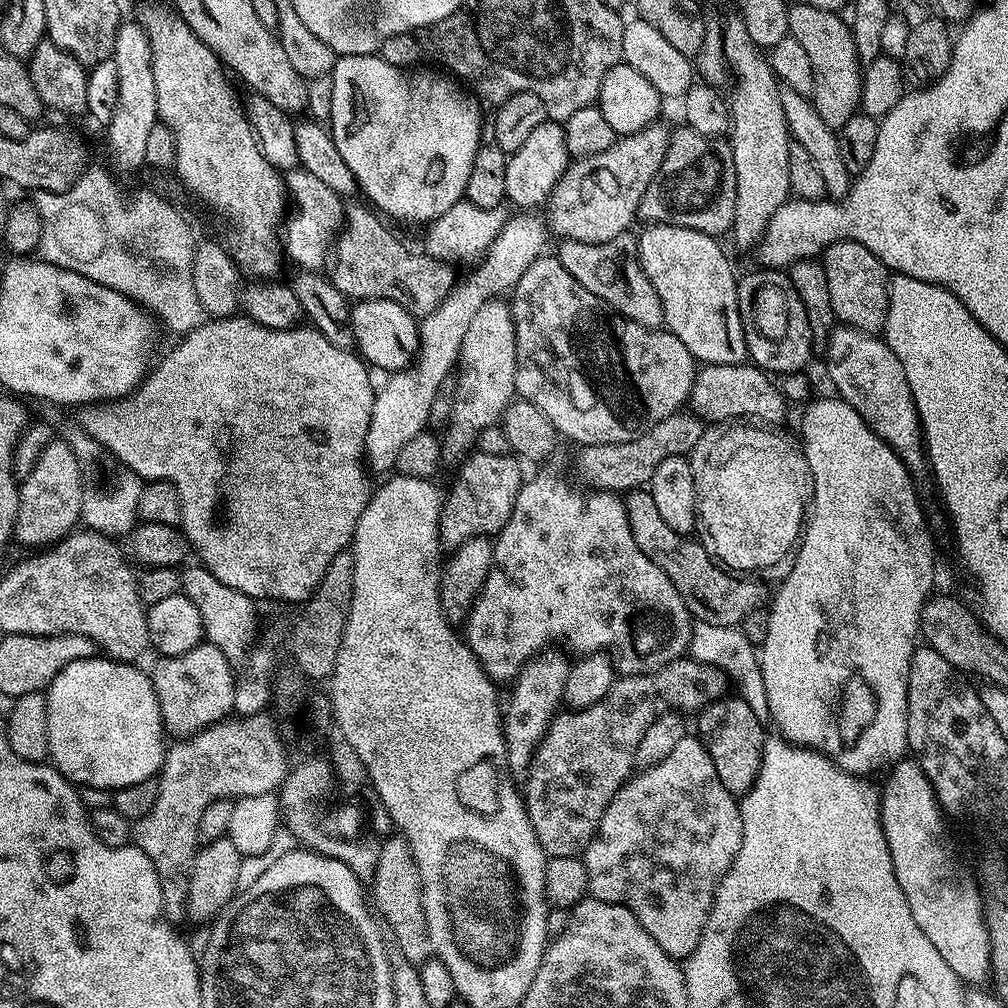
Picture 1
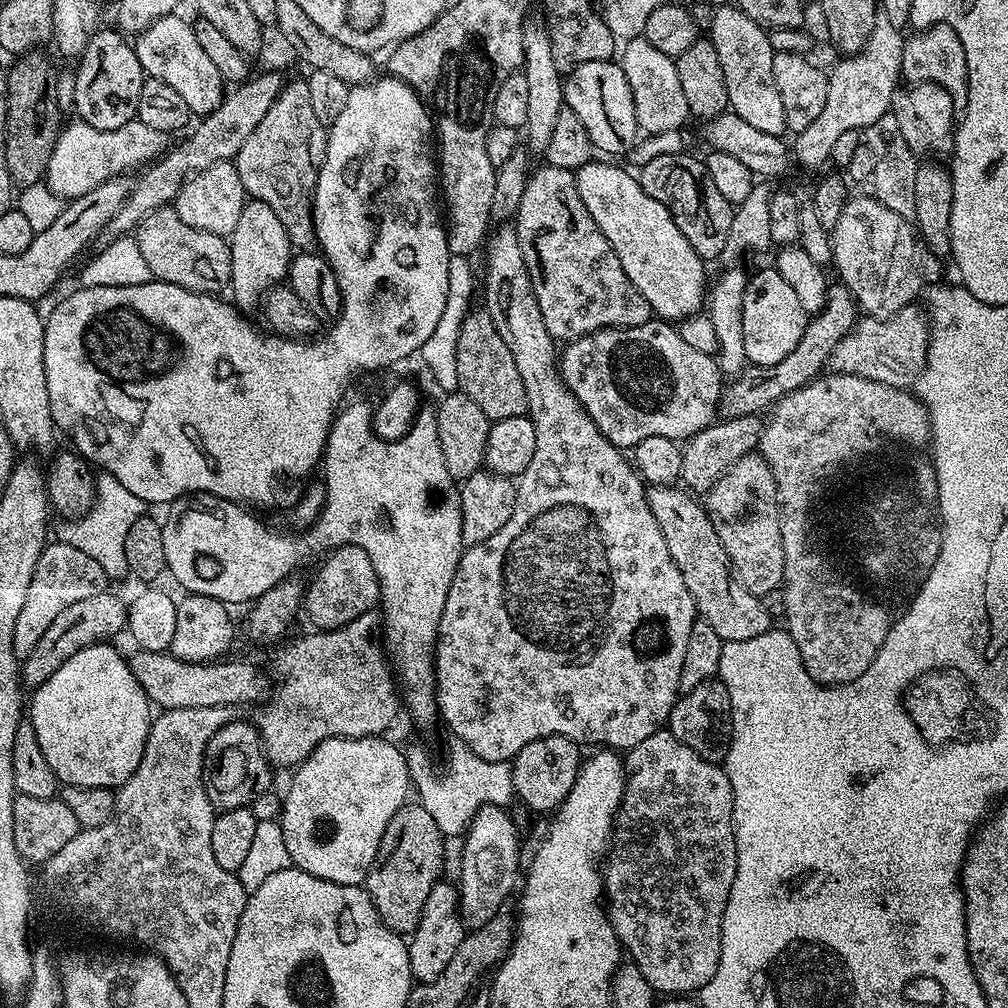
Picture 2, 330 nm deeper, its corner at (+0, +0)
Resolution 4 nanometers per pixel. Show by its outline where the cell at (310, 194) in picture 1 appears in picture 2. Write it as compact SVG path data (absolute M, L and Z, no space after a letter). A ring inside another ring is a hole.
M135 119L118 126L118 130L98 130L83 122L75 122L63 129L56 139L46 173L48 189L61 201L77 200L82 194L90 194L94 186L102 186L115 176L131 173L131 168L143 169L159 160L170 148L169 133L154 130L146 122Z

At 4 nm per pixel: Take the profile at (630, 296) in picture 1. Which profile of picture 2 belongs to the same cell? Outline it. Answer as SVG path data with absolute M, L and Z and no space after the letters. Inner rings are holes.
M545 163L526 182L522 202L514 217L518 246L526 258L526 270L542 310L542 322L557 342L577 340L603 328L633 328L653 319L652 308L638 286L626 278L618 254L590 218L590 210L578 198L576 174Z

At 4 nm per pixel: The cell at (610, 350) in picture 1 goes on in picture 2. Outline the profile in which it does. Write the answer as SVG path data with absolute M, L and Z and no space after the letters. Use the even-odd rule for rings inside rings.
M659 318L633 328L603 328L563 345L558 356L560 377L574 394L600 433L621 450L635 448L642 438L661 436L687 442L717 419L722 395L722 373L715 356L693 350L683 340L679 327Z

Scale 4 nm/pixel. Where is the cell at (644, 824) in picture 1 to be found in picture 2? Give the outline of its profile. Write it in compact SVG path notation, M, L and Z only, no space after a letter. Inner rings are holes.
M661 730L650 734L646 742L638 742L638 746L627 749L626 775L624 777L624 797L616 811L616 819L612 829L612 840L608 855L602 864L604 875L604 895L608 910L608 920L614 926L617 938L620 939L623 951L630 955L631 963L642 970L642 978L650 982L652 991L657 994L696 994L710 978L714 978L714 970L718 970L718 958L722 950L722 918L726 910L726 902L730 898L730 886L734 886L736 873L736 831L732 825L732 791L730 778L720 764L711 764L702 758L690 746L678 742L674 734Z

